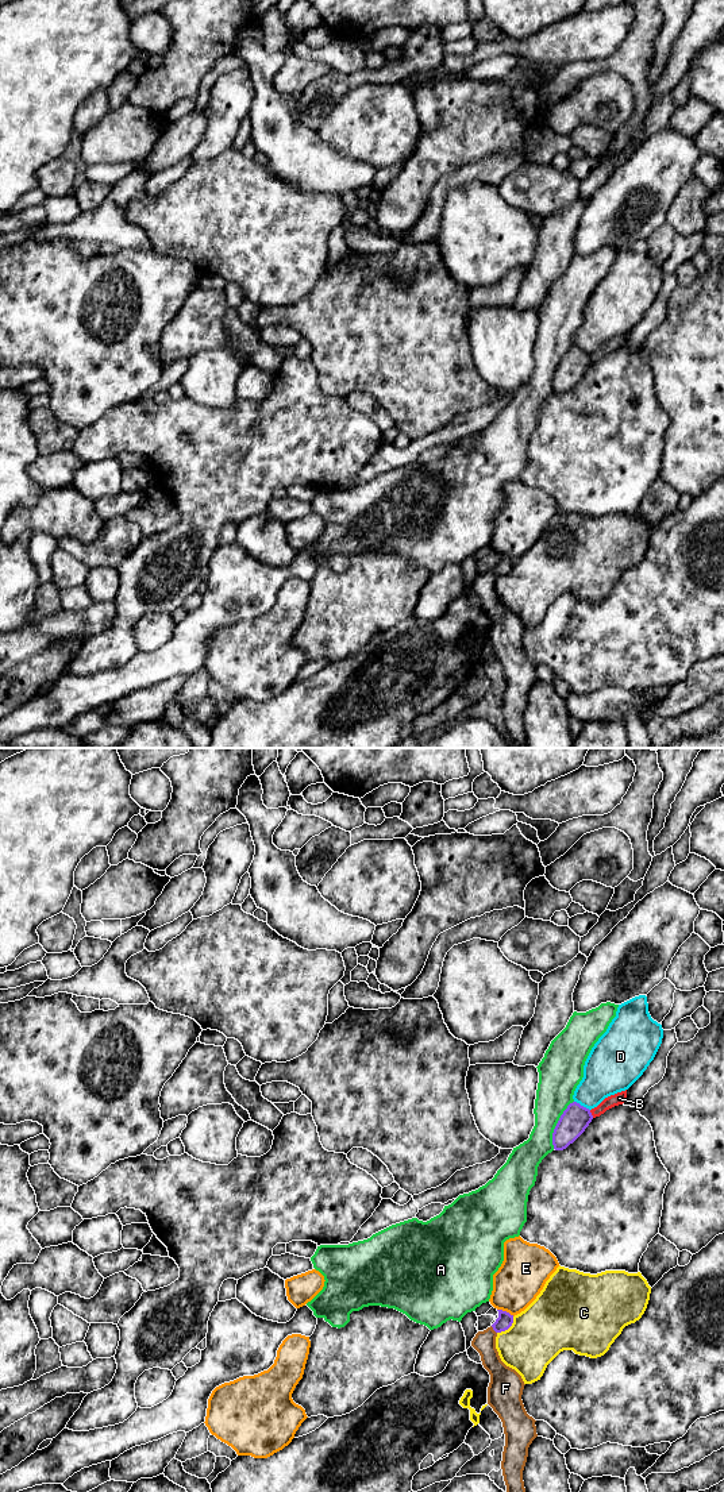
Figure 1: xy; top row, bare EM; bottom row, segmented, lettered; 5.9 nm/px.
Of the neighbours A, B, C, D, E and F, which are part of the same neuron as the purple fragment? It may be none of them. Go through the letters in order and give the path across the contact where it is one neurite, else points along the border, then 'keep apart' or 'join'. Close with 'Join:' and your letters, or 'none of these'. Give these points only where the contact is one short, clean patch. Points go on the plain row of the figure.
A: keep apart
B: border along xy (589, 354), (593, 361); keep apart
C: keep apart
D: keep apart
E: keep apart
F: runs through xy (504, 565), (493, 573), (484, 586); join
Join: F

